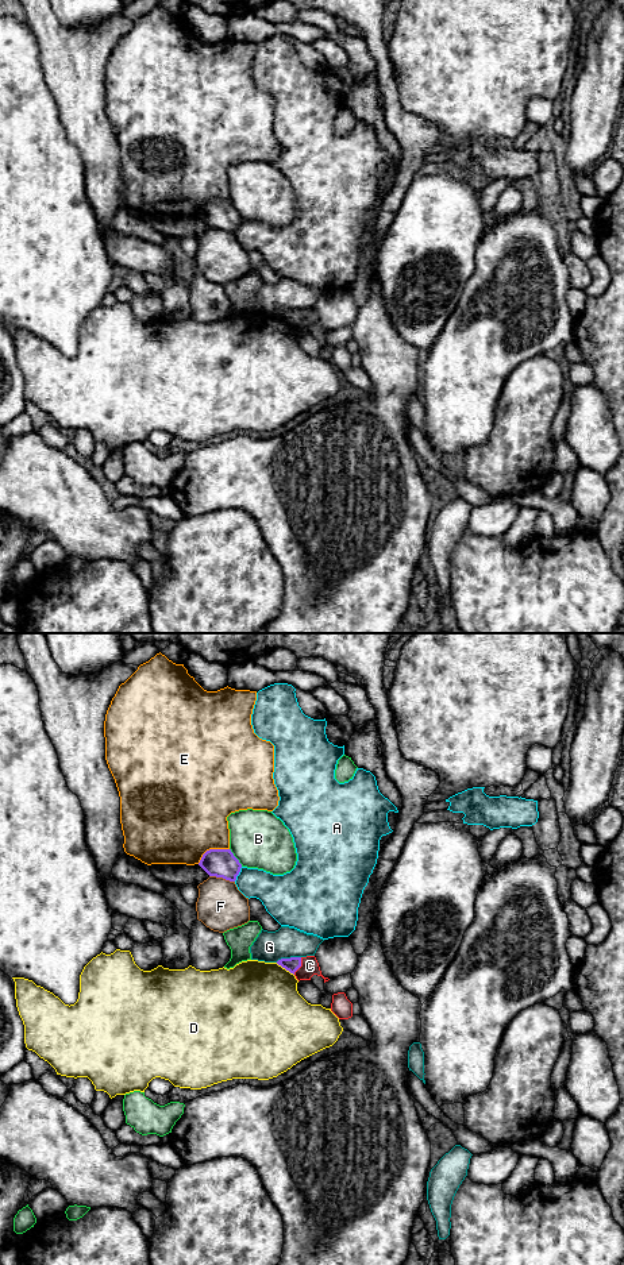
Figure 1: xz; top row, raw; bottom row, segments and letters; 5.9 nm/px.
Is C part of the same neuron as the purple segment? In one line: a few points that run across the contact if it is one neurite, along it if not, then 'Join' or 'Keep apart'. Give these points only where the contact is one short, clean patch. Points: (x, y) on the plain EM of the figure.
Line: xz (301, 309), (301, 317), (293, 326). Keep apart

